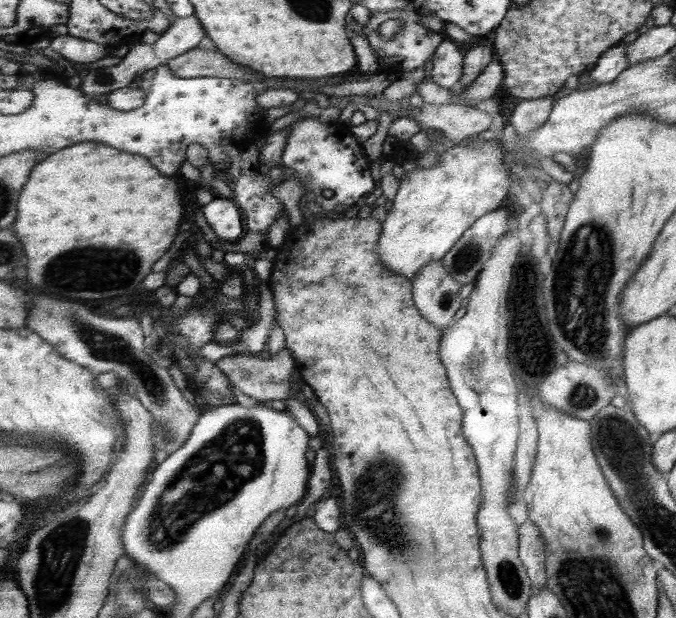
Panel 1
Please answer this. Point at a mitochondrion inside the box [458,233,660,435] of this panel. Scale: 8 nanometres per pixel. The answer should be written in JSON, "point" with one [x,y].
{"point":[582,396]}

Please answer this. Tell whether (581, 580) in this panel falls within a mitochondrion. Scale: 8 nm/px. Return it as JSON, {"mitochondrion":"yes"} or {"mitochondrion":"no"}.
{"mitochondrion":"yes"}

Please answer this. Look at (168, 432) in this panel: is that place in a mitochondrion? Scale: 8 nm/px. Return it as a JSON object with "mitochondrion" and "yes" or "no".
{"mitochondrion":"yes"}

